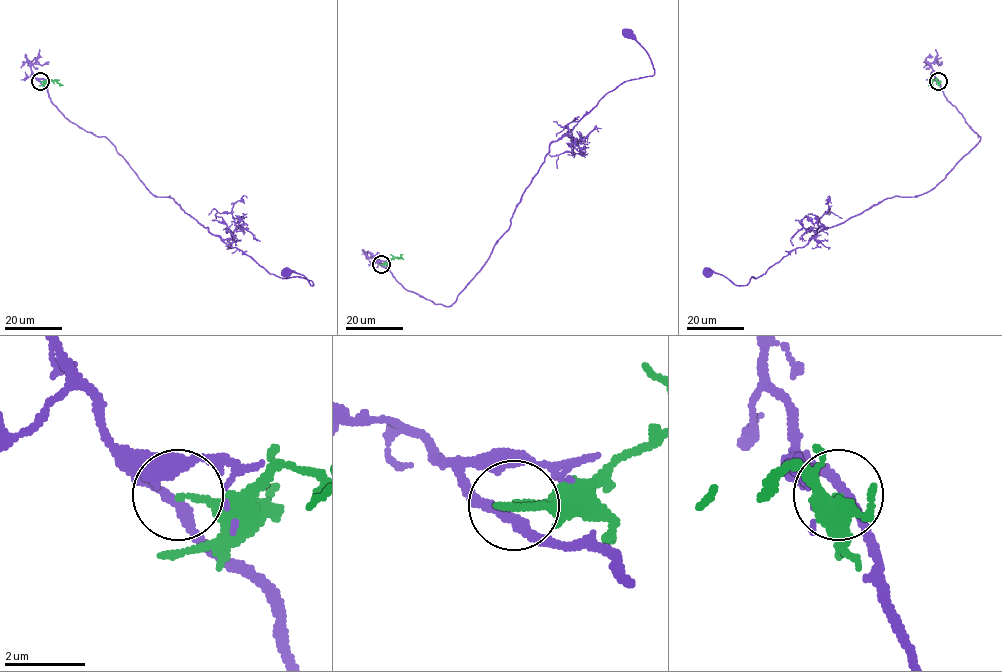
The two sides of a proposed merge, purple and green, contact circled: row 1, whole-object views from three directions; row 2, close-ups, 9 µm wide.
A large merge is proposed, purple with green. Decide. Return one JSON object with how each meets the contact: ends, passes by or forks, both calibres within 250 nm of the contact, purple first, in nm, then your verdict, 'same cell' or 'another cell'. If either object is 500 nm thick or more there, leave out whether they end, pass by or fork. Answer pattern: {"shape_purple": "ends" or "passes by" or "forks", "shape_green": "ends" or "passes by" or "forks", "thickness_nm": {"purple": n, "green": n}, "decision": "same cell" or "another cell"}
{"shape_purple": "passes by", "shape_green": "ends", "thickness_nm": {"purple": 240, "green": 170}, "decision": "another cell"}

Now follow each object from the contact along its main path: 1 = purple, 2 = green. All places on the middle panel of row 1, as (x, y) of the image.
1: (381, 264), (407, 290), (450, 306), (509, 229), (549, 145), (611, 90), (654, 74), (643, 48), (627, 34)
2: (381, 264), (403, 254)

